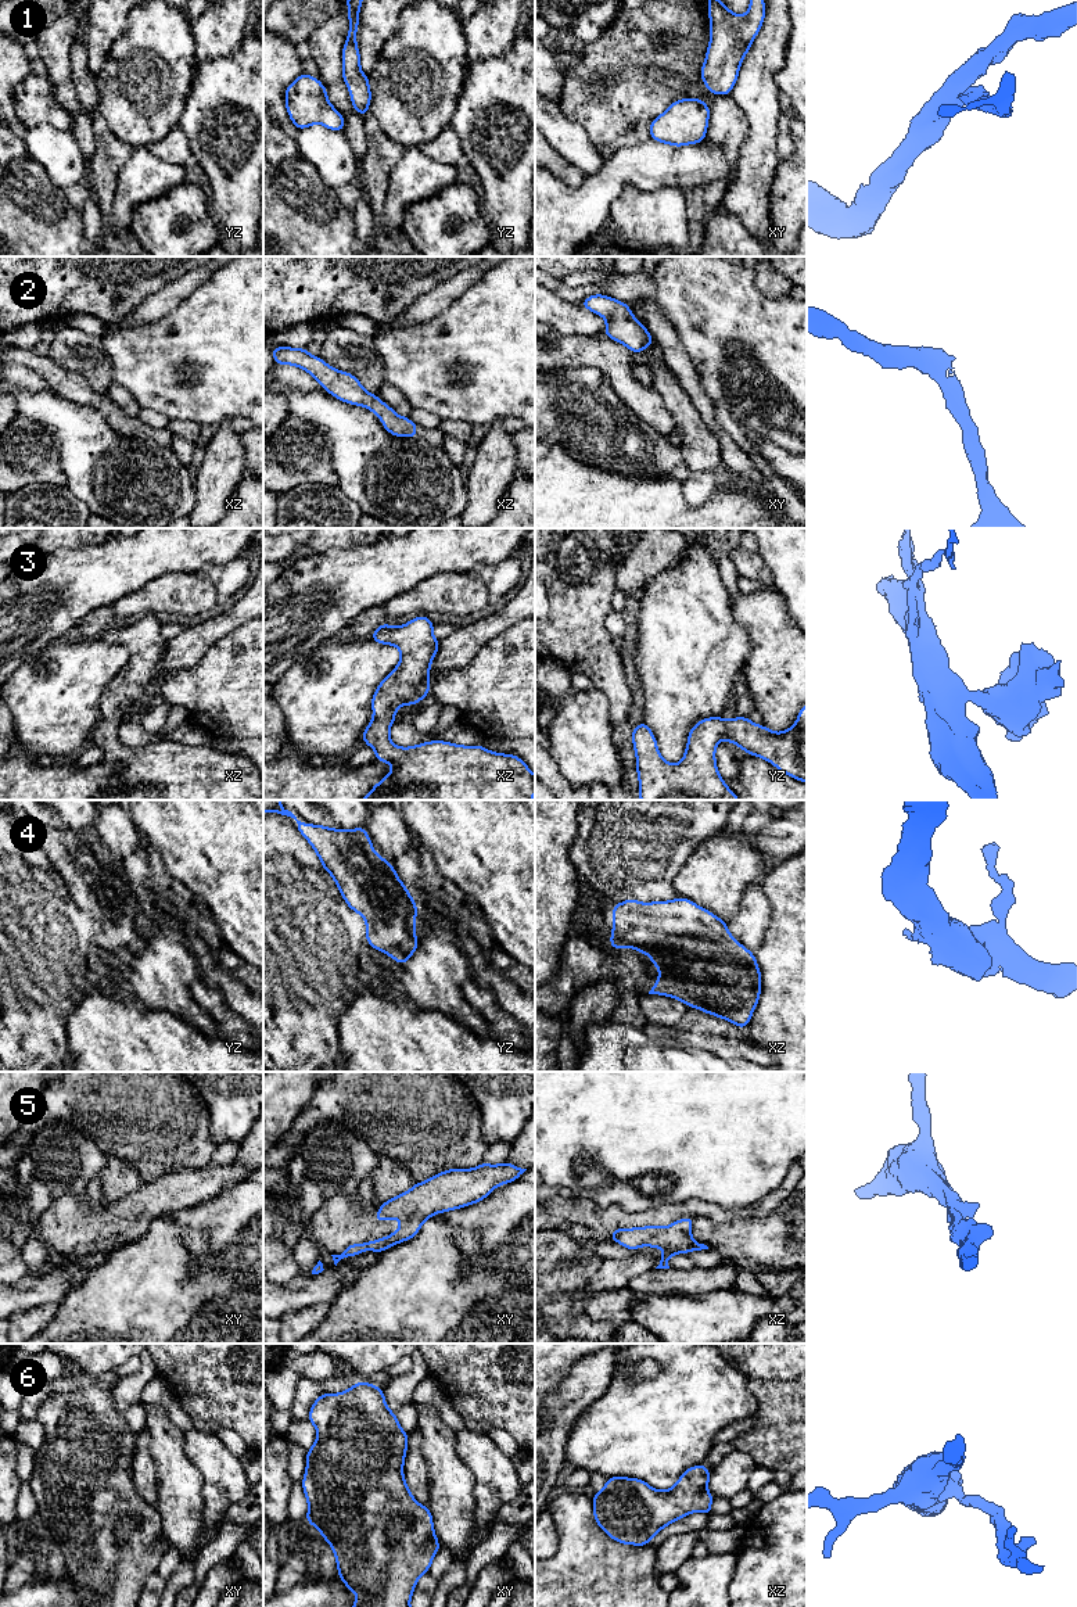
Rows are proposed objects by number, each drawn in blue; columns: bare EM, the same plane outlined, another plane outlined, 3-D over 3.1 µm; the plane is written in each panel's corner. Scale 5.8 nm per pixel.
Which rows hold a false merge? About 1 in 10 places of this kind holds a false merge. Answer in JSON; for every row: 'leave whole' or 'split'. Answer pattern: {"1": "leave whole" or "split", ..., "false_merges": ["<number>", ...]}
{"1": "leave whole", "2": "leave whole", "3": "leave whole", "4": "leave whole", "5": "leave whole", "6": "leave whole", "false_merges": []}

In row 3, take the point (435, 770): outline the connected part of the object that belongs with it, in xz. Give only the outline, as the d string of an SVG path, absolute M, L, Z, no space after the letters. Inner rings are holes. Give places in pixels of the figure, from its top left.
M417 616L405 625L383 623L369 638L401 650L395 670L385 677L371 697L373 720L362 733L365 745L376 750L376 761L391 763L394 768L360 800L532 800L535 775L514 754L487 750L482 745L462 746L431 740L412 747L399 747L389 740L389 728L401 706L416 706L430 693L430 666L439 641L432 634L434 623Z

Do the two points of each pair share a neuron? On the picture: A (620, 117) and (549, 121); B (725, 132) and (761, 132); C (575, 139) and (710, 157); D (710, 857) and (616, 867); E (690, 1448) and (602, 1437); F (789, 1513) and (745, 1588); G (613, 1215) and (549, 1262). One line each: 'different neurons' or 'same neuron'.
A: different neurons
B: different neurons
C: different neurons
D: different neurons
E: same neuron
F: same neuron
G: different neurons

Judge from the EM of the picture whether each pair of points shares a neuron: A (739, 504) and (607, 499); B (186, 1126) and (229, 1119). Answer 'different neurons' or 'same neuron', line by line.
A: same neuron
B: different neurons

